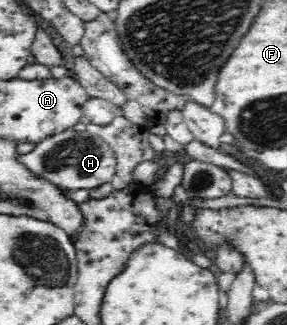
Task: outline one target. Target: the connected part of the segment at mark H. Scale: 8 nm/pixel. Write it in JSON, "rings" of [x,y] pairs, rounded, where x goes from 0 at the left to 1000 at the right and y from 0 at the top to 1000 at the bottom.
{"rings":[[[310,403],[213,406],[185,425],[153,431],[132,443],[108,468],[59,474],[56,495],[77,505],[115,535],[132,535],[139,548],[206,575],[220,591],[296,578],[338,578],[362,560],[387,560],[404,542],[404,480],[345,418],[317,412]]]}

